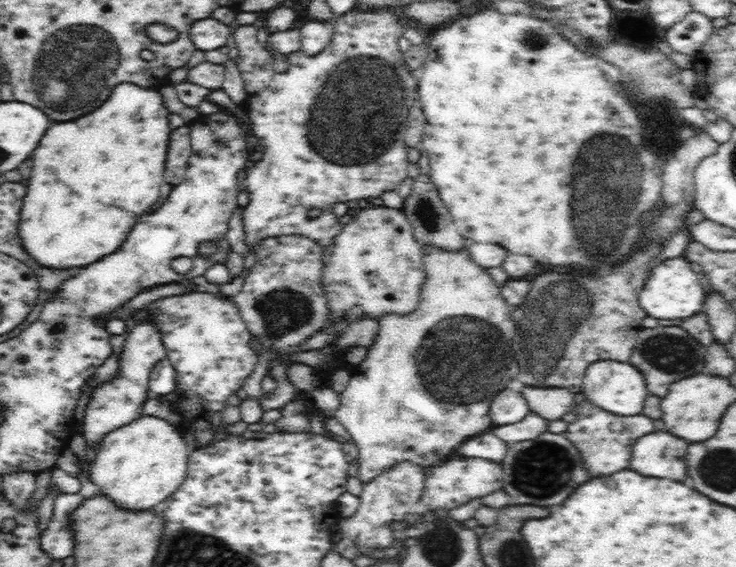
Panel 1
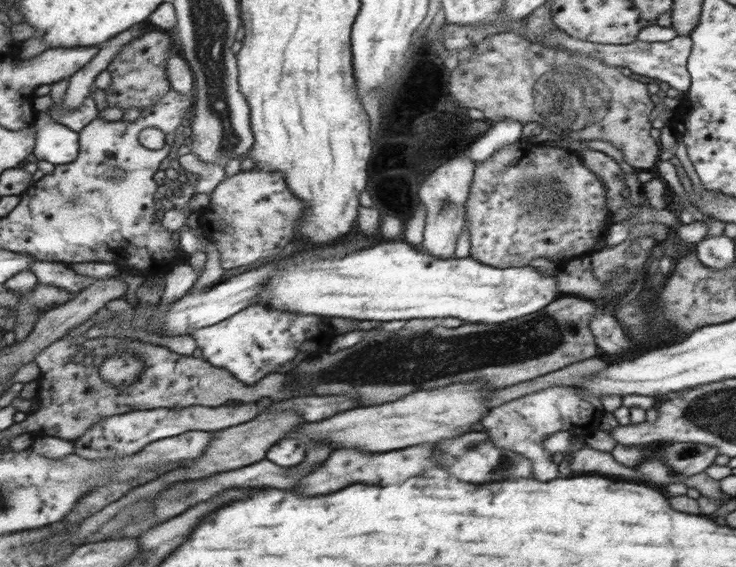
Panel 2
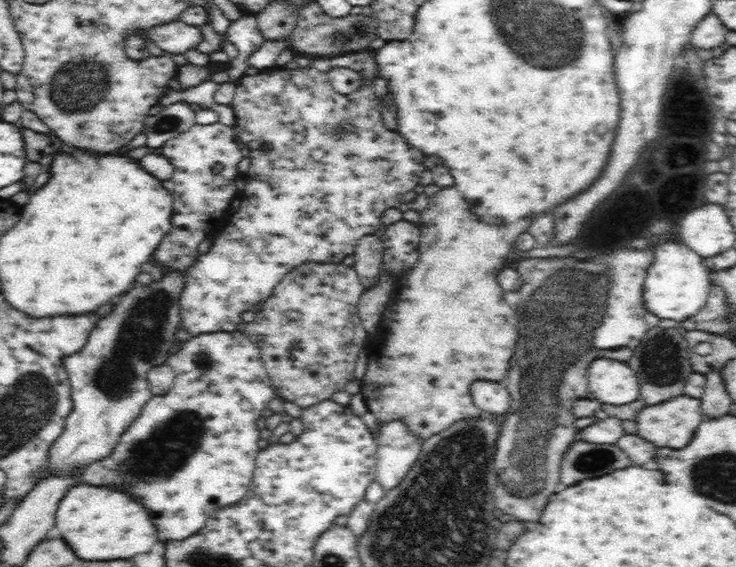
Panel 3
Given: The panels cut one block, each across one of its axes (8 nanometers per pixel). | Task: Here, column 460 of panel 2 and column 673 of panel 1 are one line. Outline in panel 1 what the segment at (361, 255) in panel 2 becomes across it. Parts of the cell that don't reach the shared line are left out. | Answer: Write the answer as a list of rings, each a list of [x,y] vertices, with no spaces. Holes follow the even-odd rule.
[[[680,256],[665,259],[651,270],[638,300],[654,321],[687,319],[702,312],[705,303],[704,288],[700,285],[698,273],[692,270],[688,260]]]

